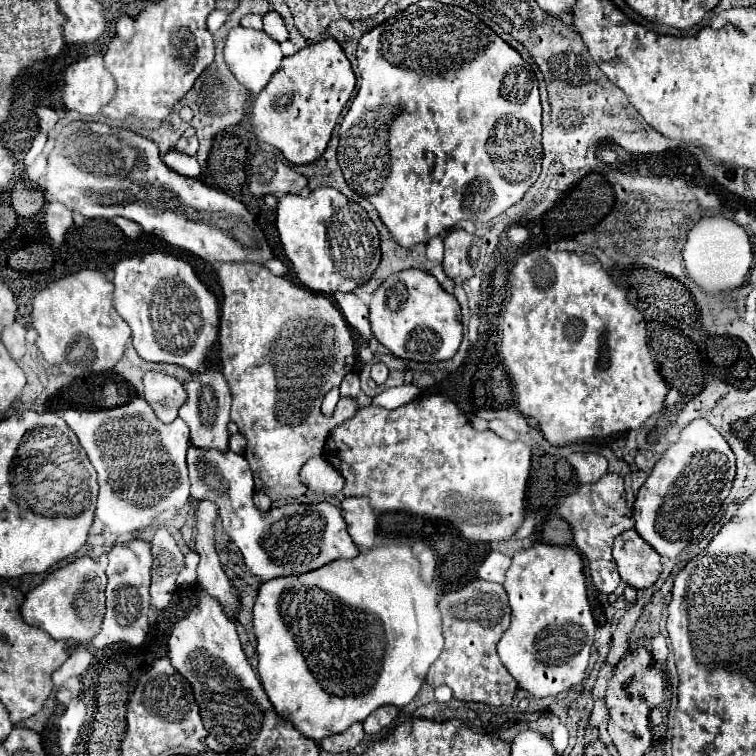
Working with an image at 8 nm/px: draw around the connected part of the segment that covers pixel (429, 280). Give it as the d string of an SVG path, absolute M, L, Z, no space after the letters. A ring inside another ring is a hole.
M405 269L381 283L381 287L371 295L369 321L377 341L393 355L409 361L451 359L463 339L461 307L457 299L443 291L433 275L421 269Z

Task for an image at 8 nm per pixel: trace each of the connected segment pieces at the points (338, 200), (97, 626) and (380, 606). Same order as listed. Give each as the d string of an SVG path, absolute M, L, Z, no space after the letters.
M319 187L311 191L309 195L283 195L277 205L277 229L283 243L285 257L289 259L293 273L297 279L315 293L349 293L361 287L371 279L371 275L377 269L377 263L381 263L381 235L377 227L373 225L367 211L357 205L355 201L349 201L341 191L333 187Z
M79 557L65 567L51 571L41 585L25 595L19 609L21 619L37 629L47 631L55 641L85 645L101 631L105 615L105 585L107 577L101 565L89 557Z
M383 545L369 549L367 553L359 553L355 559L337 559L329 565L309 571L301 577L277 577L271 581L261 583L259 595L253 607L253 627L257 637L257 653L259 653L259 677L261 683L269 695L269 701L273 703L275 711L291 721L305 737L313 741L323 741L329 735L343 733L353 723L363 723L367 715L371 715L375 709L383 705L395 705L403 707L407 705L417 691L421 689L425 675L433 661L441 655L443 649L443 631L441 631L441 613L439 613L439 587L437 583L425 583L419 575L419 561L411 553L409 545Z

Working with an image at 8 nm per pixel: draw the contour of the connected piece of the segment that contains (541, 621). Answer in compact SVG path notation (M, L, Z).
M537 543L535 547L525 549L513 557L503 587L509 595L511 625L501 637L497 651L501 663L517 679L519 687L527 689L533 697L549 697L579 685L585 679L589 649L593 645L595 633L595 619L587 601L583 557L579 555L579 551L575 547L555 547L547 543Z

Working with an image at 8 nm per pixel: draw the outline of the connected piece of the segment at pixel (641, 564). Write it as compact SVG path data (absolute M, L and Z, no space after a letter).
M629 529L615 539L613 559L621 579L635 589L651 587L661 573L661 557L635 533L635 529Z

